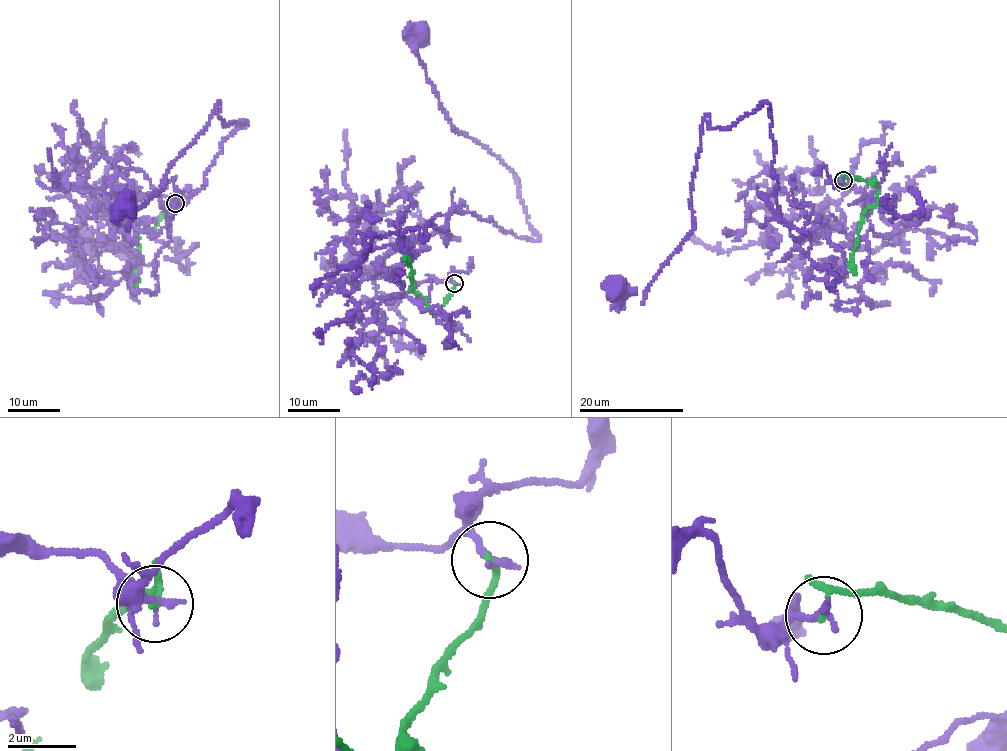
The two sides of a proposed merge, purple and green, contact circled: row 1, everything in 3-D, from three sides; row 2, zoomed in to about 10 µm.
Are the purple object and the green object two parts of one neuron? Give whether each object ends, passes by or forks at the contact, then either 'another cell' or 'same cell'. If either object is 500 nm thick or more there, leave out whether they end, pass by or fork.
purple ends there; green passes by; another cell

